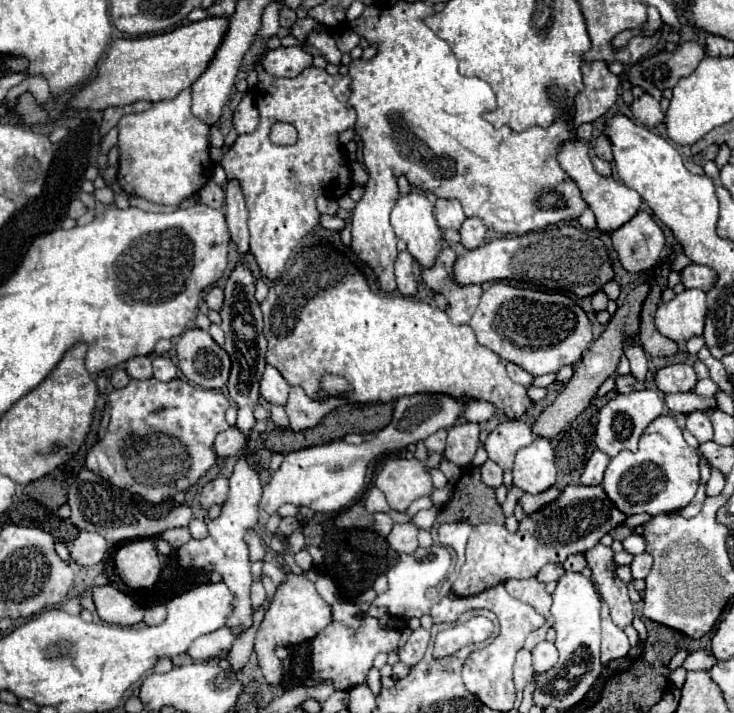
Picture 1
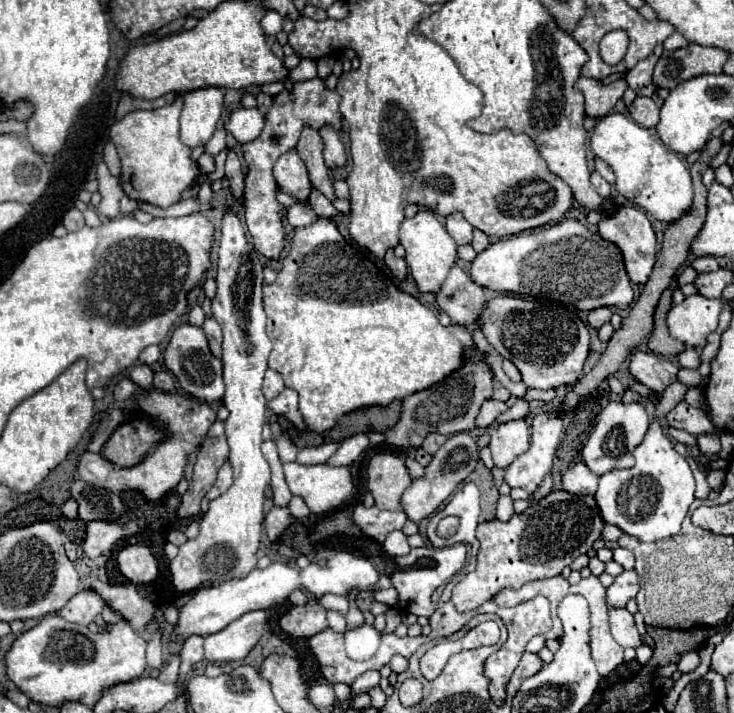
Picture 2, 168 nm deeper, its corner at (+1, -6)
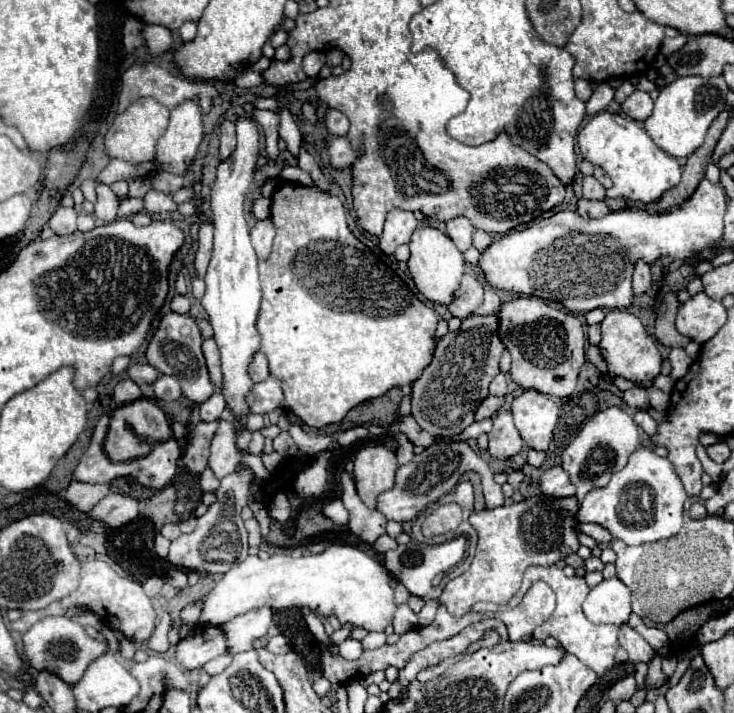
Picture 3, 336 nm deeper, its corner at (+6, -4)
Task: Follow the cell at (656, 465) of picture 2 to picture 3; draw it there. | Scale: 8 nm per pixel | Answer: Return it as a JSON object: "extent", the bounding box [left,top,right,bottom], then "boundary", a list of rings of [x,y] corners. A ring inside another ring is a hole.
{"extent":[578,448,686,546],"boundary":[[[636,448],[628,464],[612,474],[612,480],[604,488],[592,488],[580,504],[578,520],[594,522],[604,526],[614,538],[626,542],[628,546],[638,546],[644,542],[656,542],[674,536],[684,520],[684,500],[686,490],[674,464],[668,458],[654,454],[650,448]]]}

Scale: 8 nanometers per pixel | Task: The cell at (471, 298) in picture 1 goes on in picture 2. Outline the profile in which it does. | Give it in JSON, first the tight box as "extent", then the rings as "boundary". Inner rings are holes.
{"extent":[437,266,487,324],"boundary":[[[453,266],[445,284],[437,292],[437,304],[449,314],[453,324],[473,324],[487,302],[485,290],[475,284],[467,272]]]}

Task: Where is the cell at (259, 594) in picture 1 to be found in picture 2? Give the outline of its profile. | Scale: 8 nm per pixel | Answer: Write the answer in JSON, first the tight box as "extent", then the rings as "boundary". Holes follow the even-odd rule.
{"extent":[205,612,267,662],"boundary":[[[247,612],[227,628],[205,638],[205,658],[211,662],[231,662],[245,658],[263,638],[267,612]]]}

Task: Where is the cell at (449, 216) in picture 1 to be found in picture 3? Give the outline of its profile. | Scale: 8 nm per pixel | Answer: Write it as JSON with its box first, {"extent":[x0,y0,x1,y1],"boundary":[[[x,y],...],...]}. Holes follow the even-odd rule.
{"extent":[446,216,472,250],"boundary":[[[462,216],[446,222],[446,234],[460,250],[468,250],[472,246],[472,224]]]}

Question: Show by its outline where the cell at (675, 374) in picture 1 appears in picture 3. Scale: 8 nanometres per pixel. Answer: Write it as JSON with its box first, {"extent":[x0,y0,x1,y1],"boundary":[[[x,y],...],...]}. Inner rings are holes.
{"extent":[600,310,662,382],"boundary":[[[610,310],[606,314],[606,318],[602,320],[600,352],[608,364],[610,374],[622,376],[632,382],[654,380],[662,370],[662,356],[658,352],[656,344],[648,338],[642,322],[634,314],[628,314],[626,310]]]}

